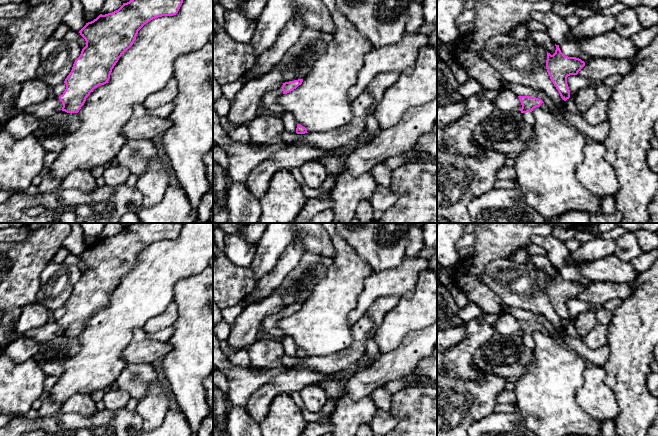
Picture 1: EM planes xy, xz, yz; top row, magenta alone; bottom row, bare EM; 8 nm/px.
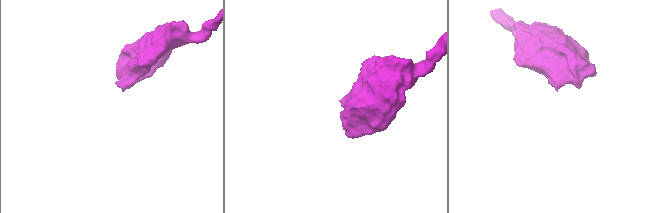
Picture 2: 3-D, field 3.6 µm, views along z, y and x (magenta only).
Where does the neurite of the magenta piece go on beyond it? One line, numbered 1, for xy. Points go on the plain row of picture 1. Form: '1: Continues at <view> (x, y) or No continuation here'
1: No continuation here

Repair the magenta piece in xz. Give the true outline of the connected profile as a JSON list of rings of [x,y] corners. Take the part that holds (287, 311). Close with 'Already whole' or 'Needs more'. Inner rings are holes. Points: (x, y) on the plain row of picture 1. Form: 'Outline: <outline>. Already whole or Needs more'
Outline: [[[303,303],[285,306],[280,312],[266,317],[262,321],[260,331],[267,332],[269,336],[272,338],[280,339],[282,335],[282,331],[278,328],[278,322],[283,318],[287,318],[293,315],[299,309],[301,309],[302,306],[303,306]]]. Needs more

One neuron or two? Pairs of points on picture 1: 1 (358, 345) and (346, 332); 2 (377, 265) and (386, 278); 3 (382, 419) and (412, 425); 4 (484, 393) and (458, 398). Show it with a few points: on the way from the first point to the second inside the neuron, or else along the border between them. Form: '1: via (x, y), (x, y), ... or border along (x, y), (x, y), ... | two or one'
1: border along (354, 324), (353, 340), (343, 349), (333, 353) | two
2: border along (402, 261), (396, 266), (374, 272) | two
3: border along (388, 411), (397, 419), (397, 425) | two
4: via (478, 397), (464, 398) | one

